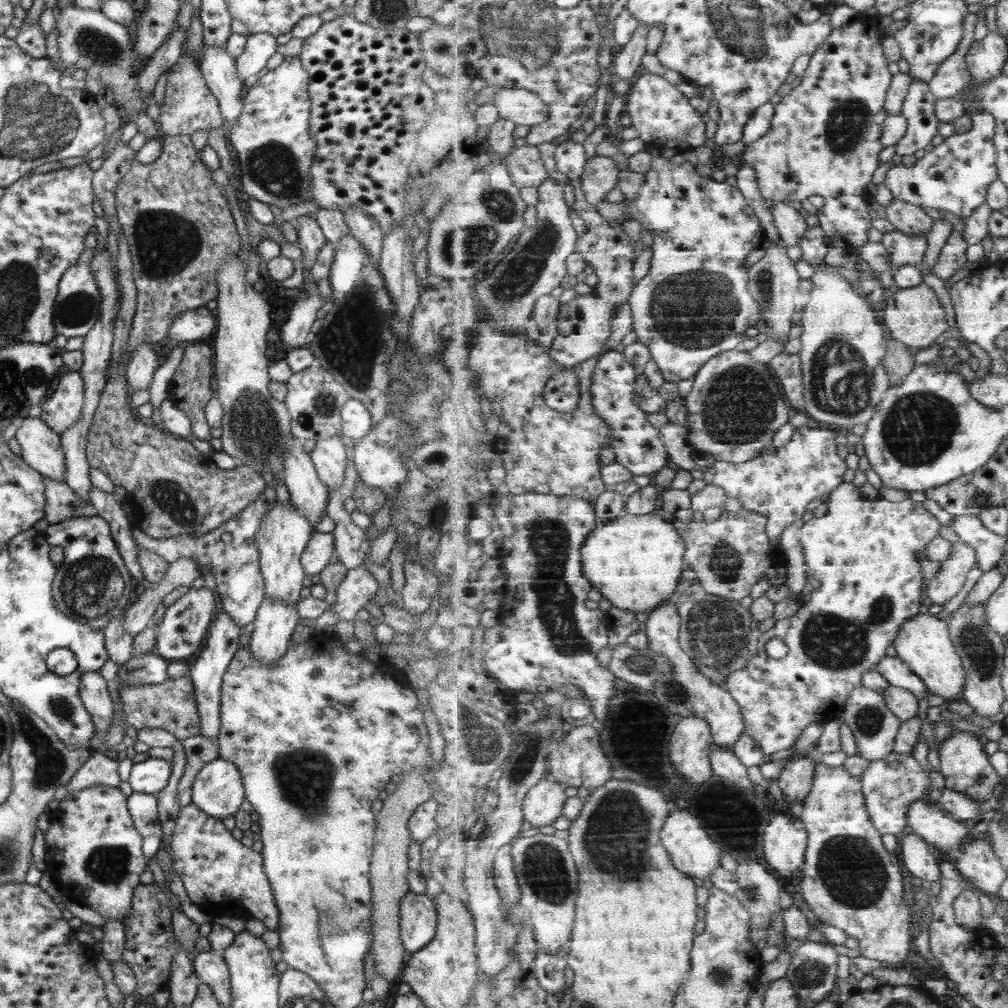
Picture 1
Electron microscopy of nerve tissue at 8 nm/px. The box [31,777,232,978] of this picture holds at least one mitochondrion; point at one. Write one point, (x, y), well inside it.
(108, 865)

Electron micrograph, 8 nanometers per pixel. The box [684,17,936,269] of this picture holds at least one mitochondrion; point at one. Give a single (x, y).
(845, 127)

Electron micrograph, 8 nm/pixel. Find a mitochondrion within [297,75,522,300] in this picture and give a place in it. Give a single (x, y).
(477, 245)

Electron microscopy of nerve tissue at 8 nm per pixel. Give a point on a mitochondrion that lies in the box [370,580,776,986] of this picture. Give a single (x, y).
(615, 836)

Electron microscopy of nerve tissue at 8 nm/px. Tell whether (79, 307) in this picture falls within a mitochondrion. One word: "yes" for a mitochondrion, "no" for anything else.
yes

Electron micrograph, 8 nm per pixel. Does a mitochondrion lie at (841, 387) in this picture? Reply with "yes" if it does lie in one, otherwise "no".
yes

